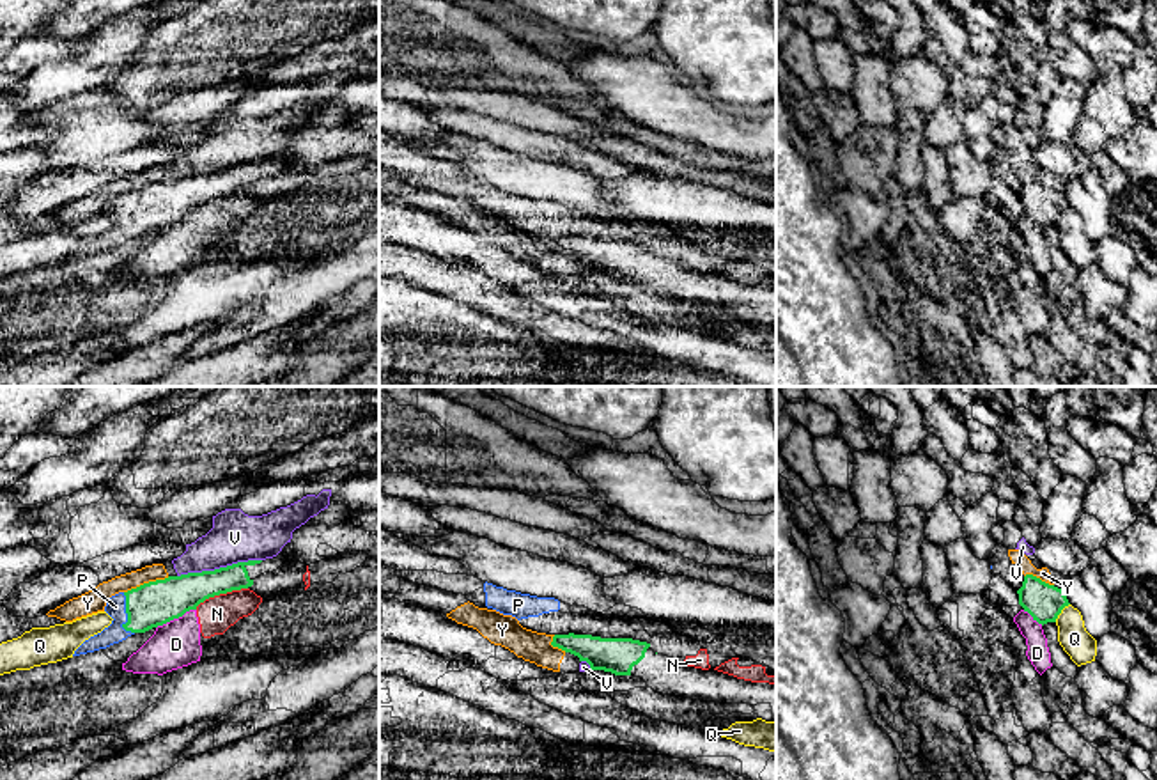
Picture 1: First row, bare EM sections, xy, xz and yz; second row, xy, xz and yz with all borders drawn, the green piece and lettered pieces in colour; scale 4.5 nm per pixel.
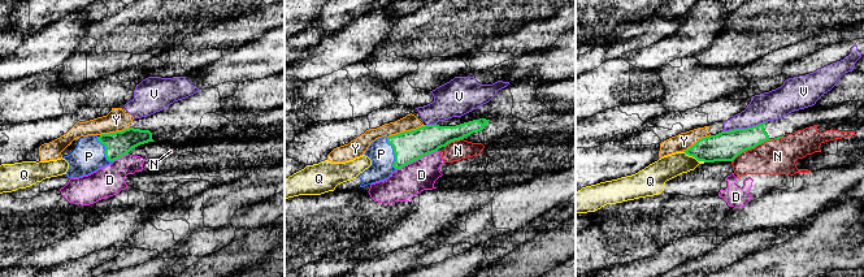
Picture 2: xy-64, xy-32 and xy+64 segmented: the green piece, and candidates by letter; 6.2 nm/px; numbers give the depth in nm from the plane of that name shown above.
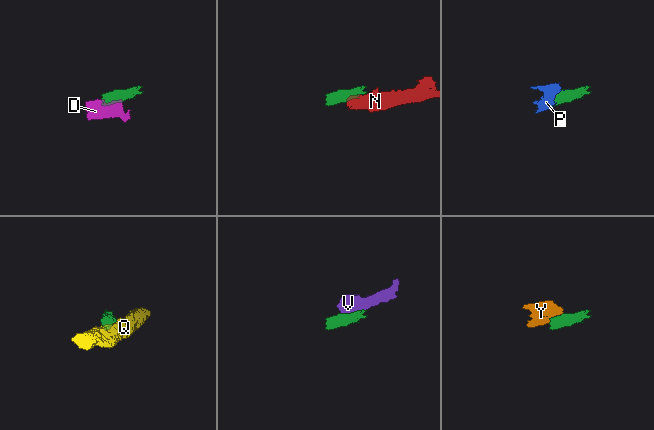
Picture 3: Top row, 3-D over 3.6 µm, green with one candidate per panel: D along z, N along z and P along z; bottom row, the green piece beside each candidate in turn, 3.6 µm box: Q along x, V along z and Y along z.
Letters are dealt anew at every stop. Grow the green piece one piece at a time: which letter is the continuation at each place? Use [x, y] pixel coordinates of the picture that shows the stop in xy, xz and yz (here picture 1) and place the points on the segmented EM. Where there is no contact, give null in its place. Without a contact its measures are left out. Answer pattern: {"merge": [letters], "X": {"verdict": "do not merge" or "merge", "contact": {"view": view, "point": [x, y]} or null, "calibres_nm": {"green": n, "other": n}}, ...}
{"merge": ["P"], "D": {"verdict": "do not merge", "contact": {"view": "xy", "point": [176, 617]}, "calibres_nm": {"green": 200, "other": 220}}, "N": {"verdict": "do not merge", "contact": {"view": "xy", "point": [220, 592]}, "calibres_nm": {"green": 190, "other": 160}}, "P": {"verdict": "merge", "contact": {"view": "xy", "point": [128, 616]}, "calibres_nm": {"green": 200, "other": 90}}, "Q": {"verdict": "do not merge", "contact": {"view": "yz", "point": [1060, 612]}, "calibres_nm": {"green": 170, "other": 140}}, "V": {"verdict": "do not merge", "contact": {"view": "xy", "point": [220, 568]}, "calibres_nm": {"green": 180, "other": 220}}, "Y": {"verdict": "do not merge", "contact": {"view": "xy", "point": [146, 584]}, "calibres_nm": {"green": 200, "other": 100}}}

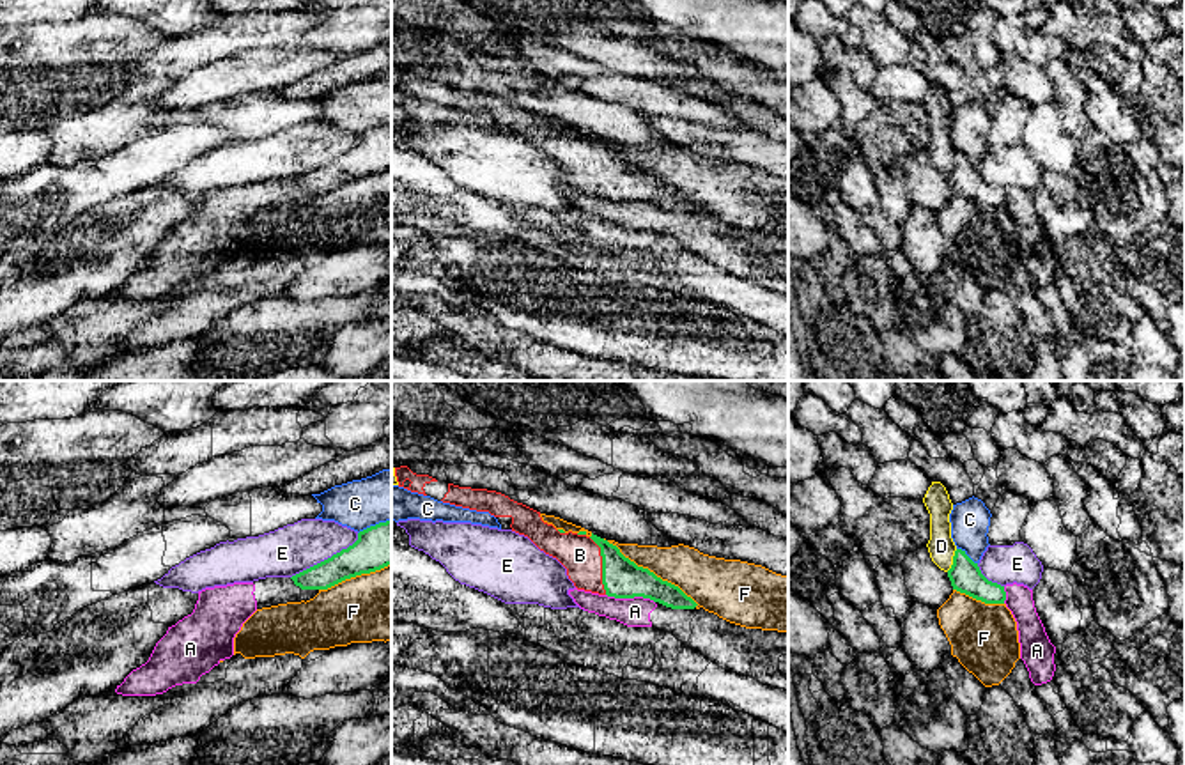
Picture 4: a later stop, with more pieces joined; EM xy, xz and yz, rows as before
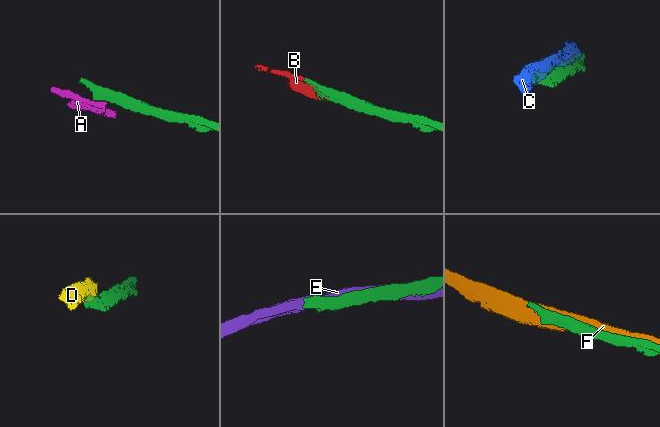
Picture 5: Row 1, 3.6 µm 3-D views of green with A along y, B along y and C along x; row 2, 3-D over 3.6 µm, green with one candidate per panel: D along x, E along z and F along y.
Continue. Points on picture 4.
{"merge": ["B"], "A": {"verdict": "do not merge", "contact": {"view": "xz", "point": [631, 597]}, "calibres_nm": {"green": 180, "other": 130}}, "B": {"verdict": "merge", "contact": {"view": "xz", "point": [603, 565]}, "calibres_nm": {"green": 180, "other": 180}}, "C": {"verdict": "do not merge", "contact": {"view": "yz", "point": [966, 555]}, "calibres_nm": {"green": 140, "other": 180}}, "D": {"verdict": "do not merge", "contact": {"view": "yz", "point": [953, 560]}, "calibres_nm": {"green": 140, "other": 120}}, "E": {"verdict": "do not merge", "contact": {"view": "xy", "point": [328, 558]}, "calibres_nm": {"green": 190, "other": 220}}, "F": {"verdict": "do not merge", "contact": {"view": "xz", "point": [649, 571]}, "calibres_nm": {"green": 180, "other": 200}}}

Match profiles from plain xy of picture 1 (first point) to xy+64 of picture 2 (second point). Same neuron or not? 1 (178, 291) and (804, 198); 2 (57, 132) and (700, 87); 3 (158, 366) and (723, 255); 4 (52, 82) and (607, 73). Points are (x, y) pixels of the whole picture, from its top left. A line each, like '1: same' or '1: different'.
1: same
2: same
3: same
4: different

